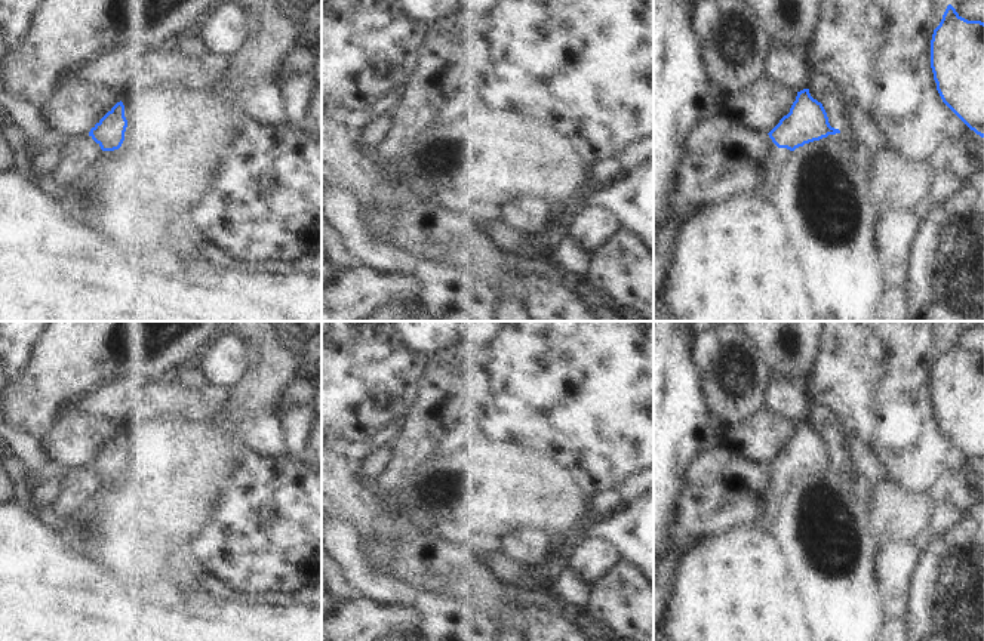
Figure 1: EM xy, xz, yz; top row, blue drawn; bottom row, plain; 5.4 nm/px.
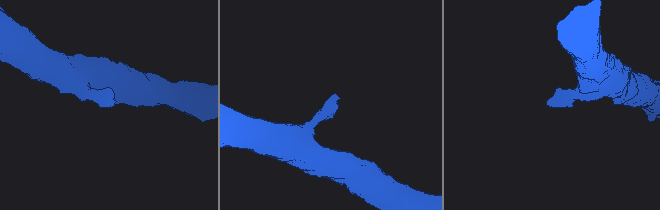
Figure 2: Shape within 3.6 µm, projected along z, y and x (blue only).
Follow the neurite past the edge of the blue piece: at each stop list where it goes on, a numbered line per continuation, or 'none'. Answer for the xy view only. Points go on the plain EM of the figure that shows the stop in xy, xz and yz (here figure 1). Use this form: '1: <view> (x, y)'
1: xy (126, 499)

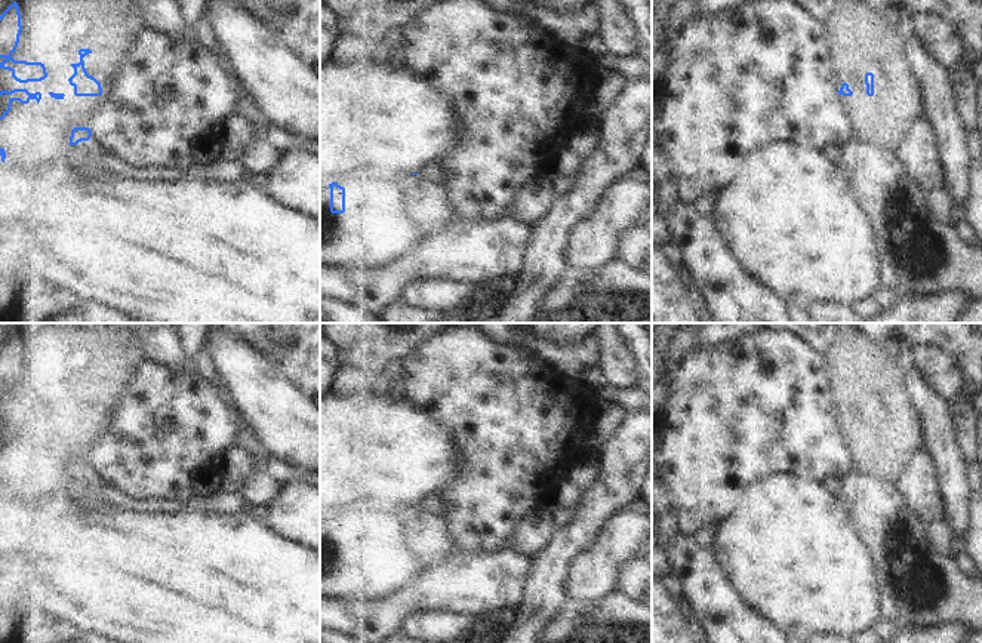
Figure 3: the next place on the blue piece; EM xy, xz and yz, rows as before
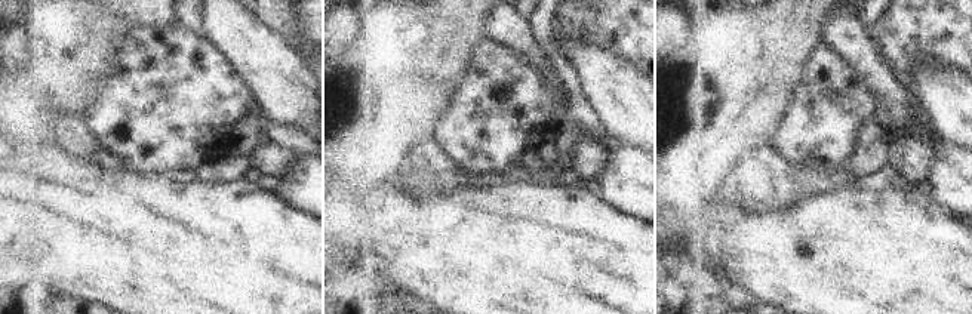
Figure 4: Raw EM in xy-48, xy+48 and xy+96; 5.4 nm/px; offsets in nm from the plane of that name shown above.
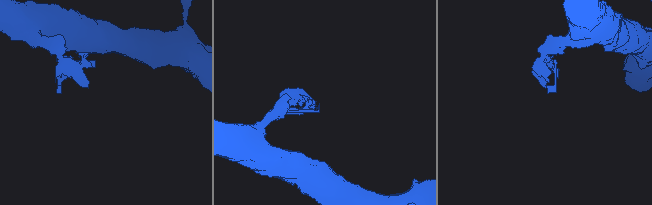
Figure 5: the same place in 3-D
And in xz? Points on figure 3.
1: xz (430, 537)

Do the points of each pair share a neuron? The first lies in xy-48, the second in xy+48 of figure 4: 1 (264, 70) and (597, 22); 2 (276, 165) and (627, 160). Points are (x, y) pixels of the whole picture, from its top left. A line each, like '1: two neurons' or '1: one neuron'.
1: two neurons
2: two neurons

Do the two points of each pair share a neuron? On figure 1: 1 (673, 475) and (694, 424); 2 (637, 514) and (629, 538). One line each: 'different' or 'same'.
1: same
2: same

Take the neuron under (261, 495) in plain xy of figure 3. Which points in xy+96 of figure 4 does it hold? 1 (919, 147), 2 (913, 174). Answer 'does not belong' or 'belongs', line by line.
1: belongs
2: belongs

